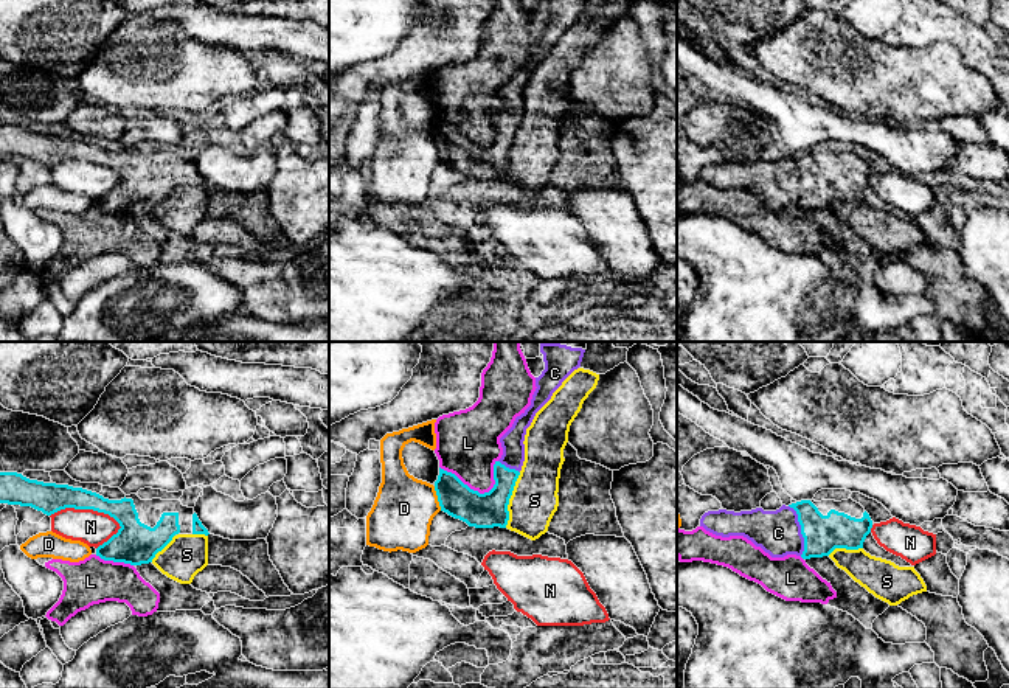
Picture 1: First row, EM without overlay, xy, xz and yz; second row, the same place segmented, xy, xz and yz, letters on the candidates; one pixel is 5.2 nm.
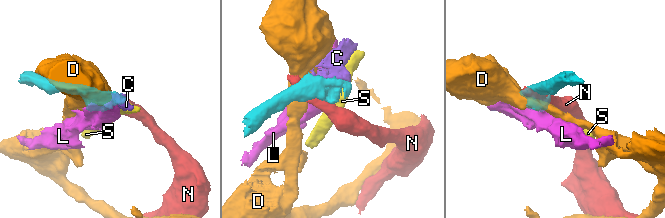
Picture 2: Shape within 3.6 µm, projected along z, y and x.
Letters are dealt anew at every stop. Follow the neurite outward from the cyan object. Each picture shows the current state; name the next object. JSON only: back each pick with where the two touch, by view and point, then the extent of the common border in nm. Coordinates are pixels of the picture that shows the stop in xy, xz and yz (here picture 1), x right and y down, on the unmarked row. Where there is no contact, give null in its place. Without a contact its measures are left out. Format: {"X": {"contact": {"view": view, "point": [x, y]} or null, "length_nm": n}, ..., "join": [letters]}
{"C": {"contact": {"view": "yz", "point": [801, 182]}, "length_nm": 280}, "join": ["C"]}

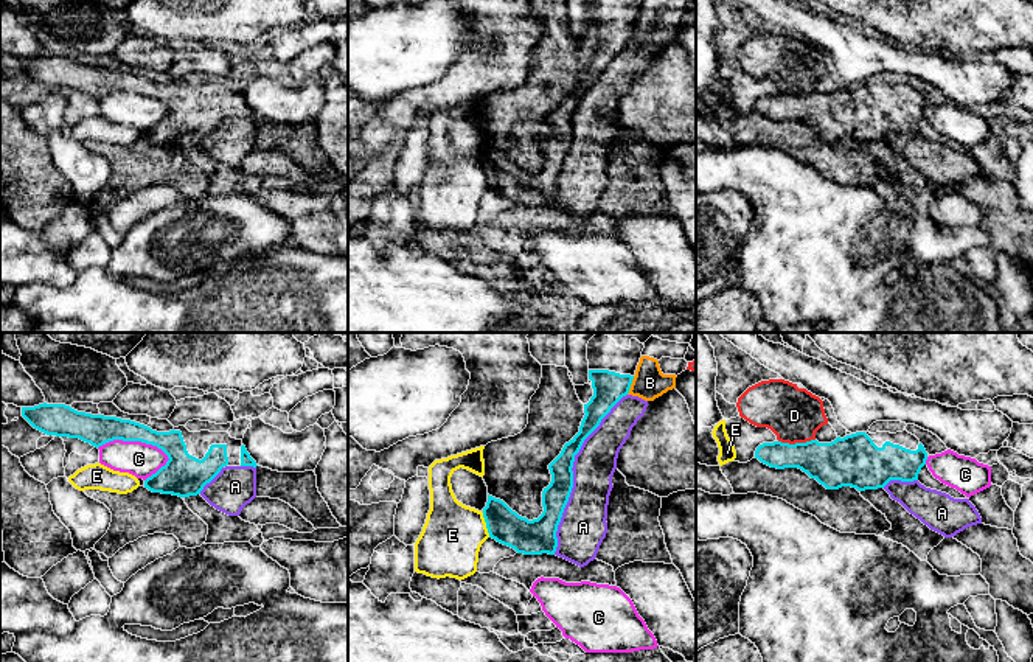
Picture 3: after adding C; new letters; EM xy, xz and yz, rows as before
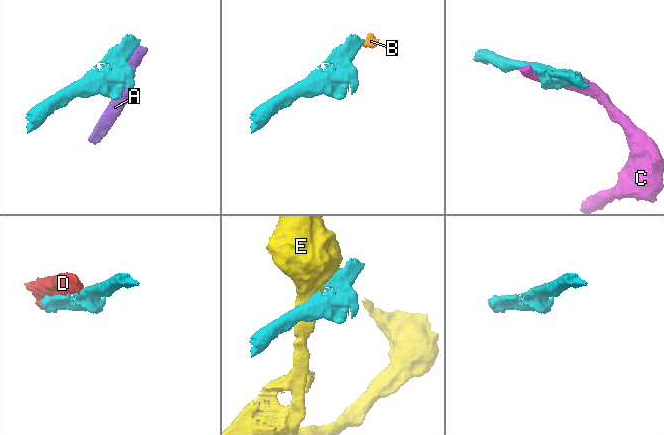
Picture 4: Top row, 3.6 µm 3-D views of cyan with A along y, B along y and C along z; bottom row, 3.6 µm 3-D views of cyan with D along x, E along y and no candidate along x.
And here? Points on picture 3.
{"join": []}

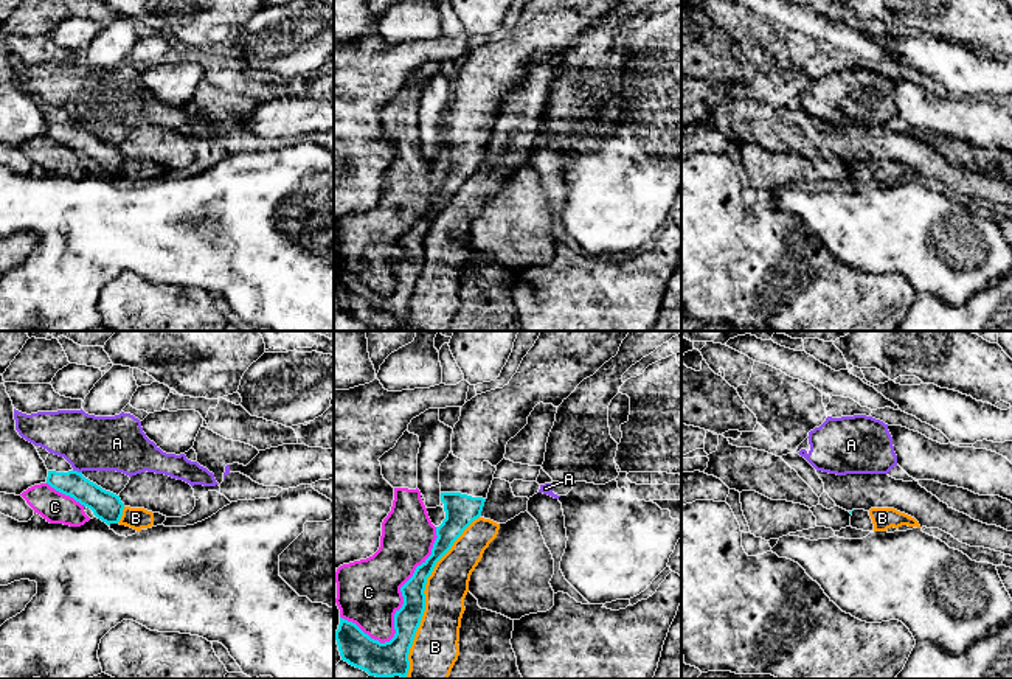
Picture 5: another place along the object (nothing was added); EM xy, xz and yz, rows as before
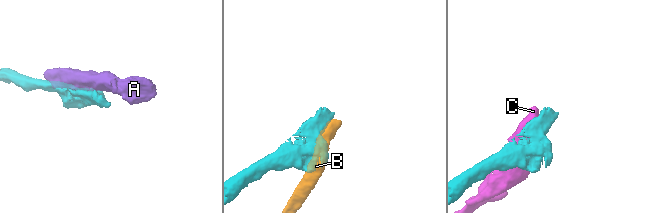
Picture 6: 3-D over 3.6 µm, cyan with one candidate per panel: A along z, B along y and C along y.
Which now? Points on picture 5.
{"join": []}

